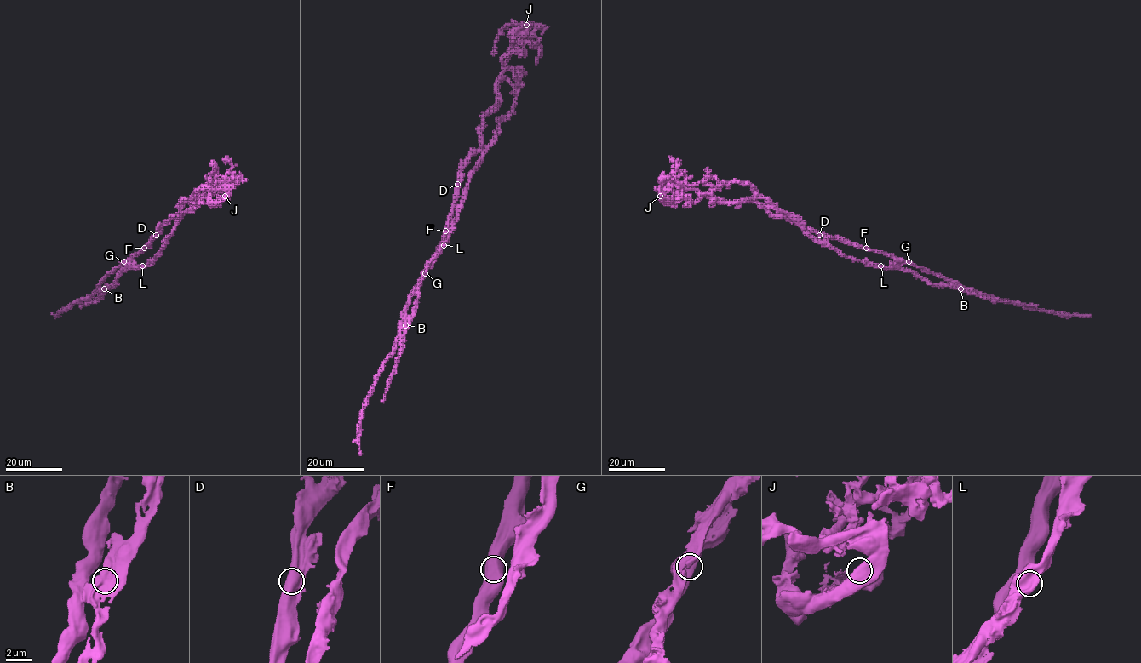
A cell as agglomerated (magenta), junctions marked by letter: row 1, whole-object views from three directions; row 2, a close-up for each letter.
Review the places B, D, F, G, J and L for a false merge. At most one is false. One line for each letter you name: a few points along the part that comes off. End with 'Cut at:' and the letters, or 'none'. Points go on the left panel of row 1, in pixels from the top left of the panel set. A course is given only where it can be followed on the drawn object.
B: (104, 288), (124, 270), (155, 257), (203, 186), (214, 182), (201, 199), (215, 206), (235, 181)
Cut at: B

